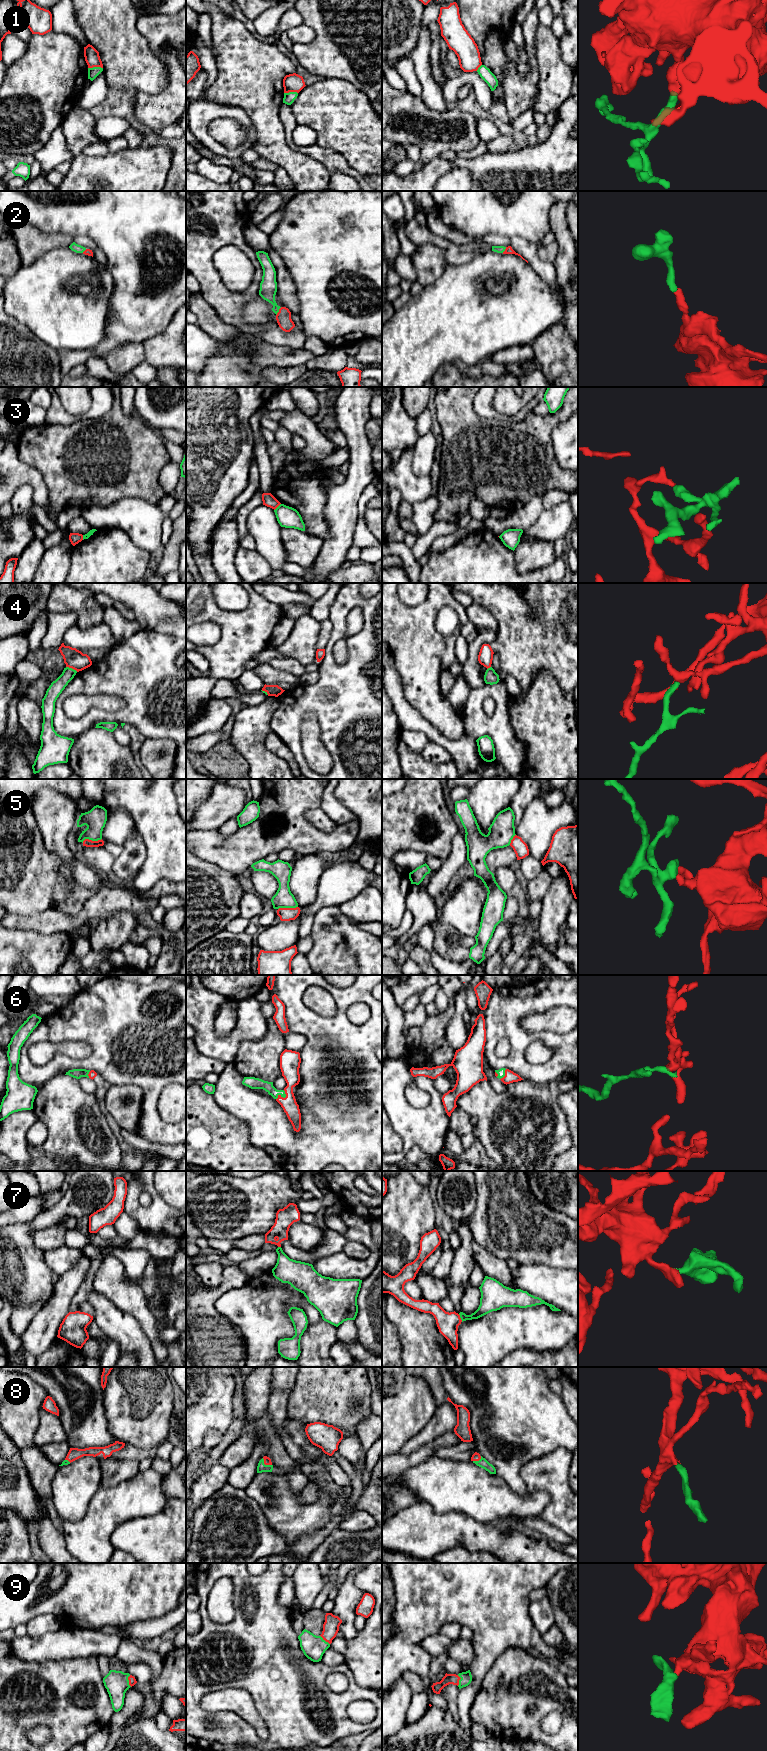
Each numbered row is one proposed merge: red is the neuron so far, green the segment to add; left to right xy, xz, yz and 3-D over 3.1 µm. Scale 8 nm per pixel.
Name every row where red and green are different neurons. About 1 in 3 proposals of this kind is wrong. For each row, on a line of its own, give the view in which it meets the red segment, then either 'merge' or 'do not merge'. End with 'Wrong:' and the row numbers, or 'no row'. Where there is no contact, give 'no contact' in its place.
1: xy | do not merge
2: xz | merge
3: xz | do not merge
4: xy | do not merge
5: xy | do not merge
6: xz | merge
7: yz | merge
8: xz | merge
9: xy | merge
Wrong: 1, 3, 4, 5

